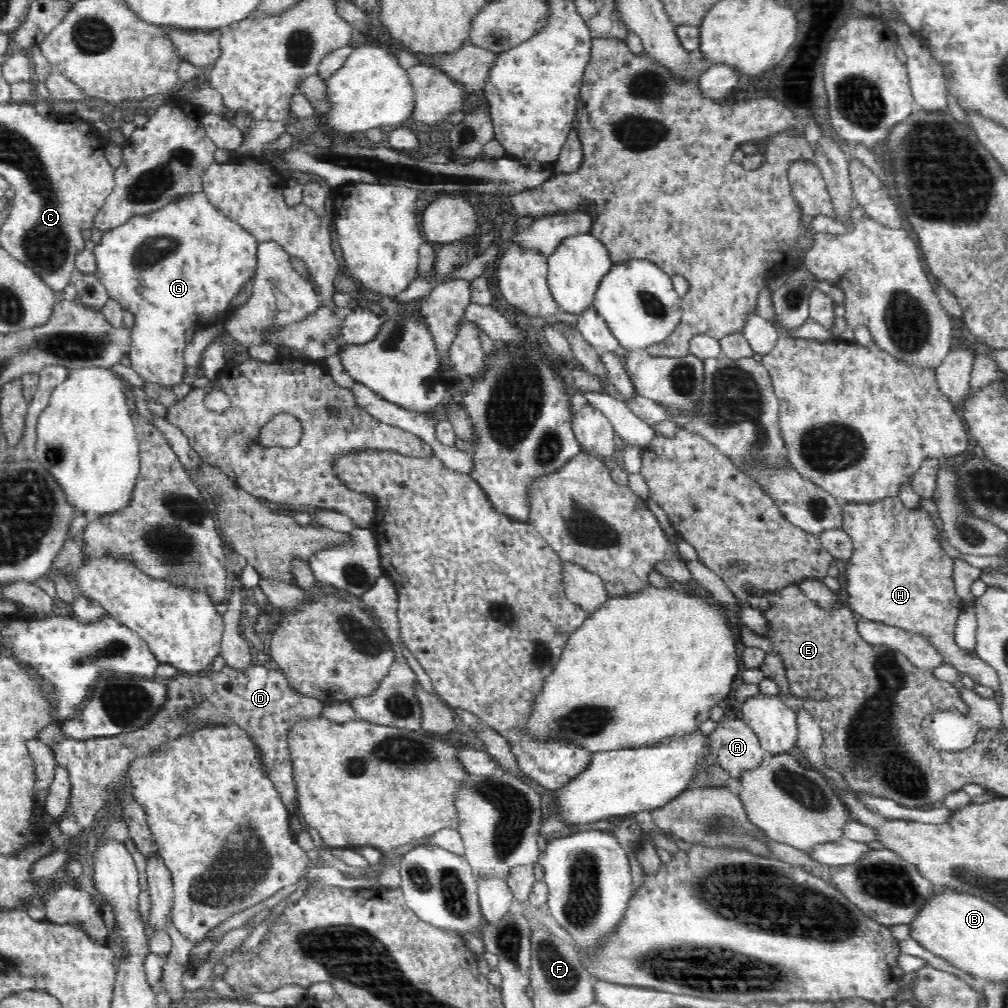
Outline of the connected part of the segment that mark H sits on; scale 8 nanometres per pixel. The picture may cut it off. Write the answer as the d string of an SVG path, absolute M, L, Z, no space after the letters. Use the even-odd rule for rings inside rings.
M900 498L882 499L874 503L841 503L844 529L854 545L854 552L846 564L846 601L838 598L823 581L807 579L798 587L821 608L845 606L863 619L878 621L926 633L932 645L946 657L946 661L960 673L994 690L1000 688L998 673L978 658L976 650L968 653L960 649L954 630L964 603L954 587L952 559L946 555L946 535L940 526L936 508L908 509Z

